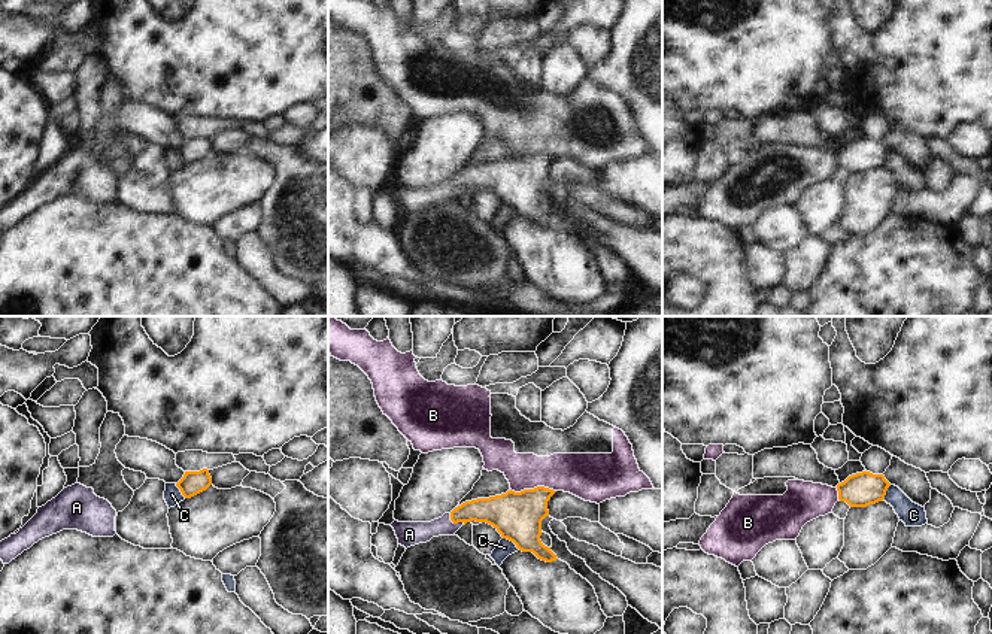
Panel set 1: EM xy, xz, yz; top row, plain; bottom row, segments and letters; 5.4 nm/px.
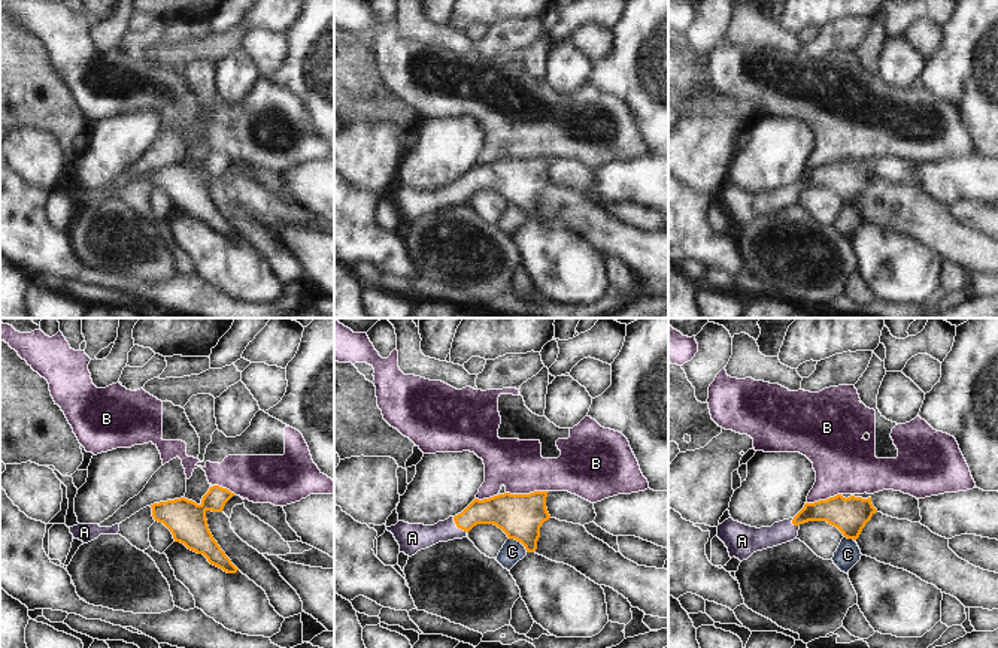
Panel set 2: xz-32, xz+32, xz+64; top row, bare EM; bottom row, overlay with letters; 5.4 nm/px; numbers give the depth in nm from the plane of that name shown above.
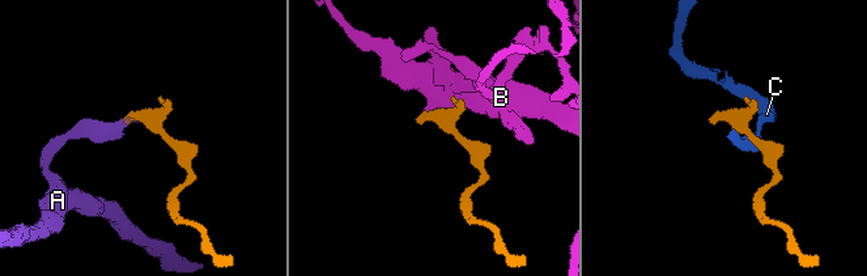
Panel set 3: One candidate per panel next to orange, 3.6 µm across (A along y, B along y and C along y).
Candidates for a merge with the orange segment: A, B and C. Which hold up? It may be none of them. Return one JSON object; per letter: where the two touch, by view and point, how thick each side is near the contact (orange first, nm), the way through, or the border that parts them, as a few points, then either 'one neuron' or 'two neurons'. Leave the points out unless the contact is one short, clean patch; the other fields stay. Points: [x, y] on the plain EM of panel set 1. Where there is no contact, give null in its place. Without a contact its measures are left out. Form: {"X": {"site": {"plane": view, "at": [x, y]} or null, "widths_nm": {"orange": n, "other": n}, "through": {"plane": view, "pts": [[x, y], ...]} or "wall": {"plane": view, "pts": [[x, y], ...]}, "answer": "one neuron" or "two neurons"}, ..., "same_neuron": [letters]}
{"A": {"site": {"plane": "xz", "at": [455, 188]}, "widths_nm": {"orange": 170, "other": 130}, "through": {"plane": "xz", "pts": [[500, 178], [466, 178], [455, 188], [410, 199]]}, "answer": "one neuron"}, "B": {"site": {"plane": "xz", "at": [533, 155]}, "widths_nm": {"orange": 260, "other": 220}, "answer": "two neurons"}, "C": {"site": {"plane": "xz", "at": [512, 206]}, "widths_nm": {"orange": 260, "other": 90}, "wall": {"plane": "xz", "pts": [[503, 203], [509, 205], [519, 215]]}, "answer": "two neurons"}, "same_neuron": ["A"]}

